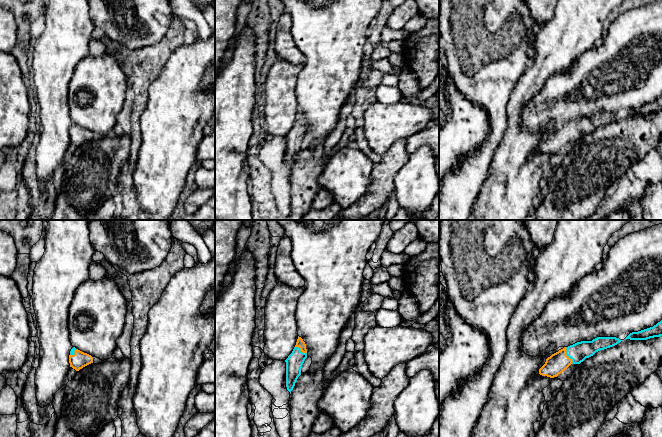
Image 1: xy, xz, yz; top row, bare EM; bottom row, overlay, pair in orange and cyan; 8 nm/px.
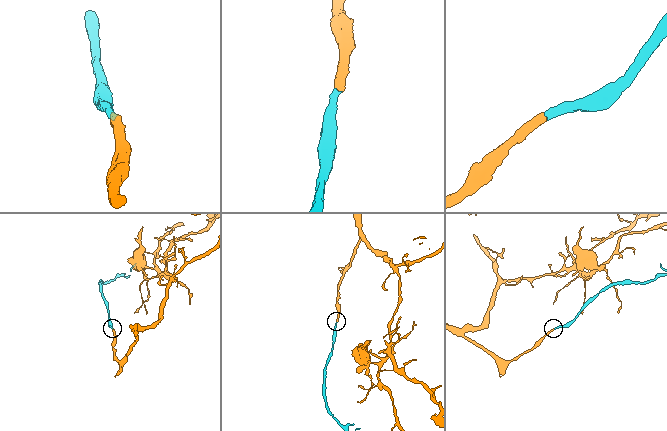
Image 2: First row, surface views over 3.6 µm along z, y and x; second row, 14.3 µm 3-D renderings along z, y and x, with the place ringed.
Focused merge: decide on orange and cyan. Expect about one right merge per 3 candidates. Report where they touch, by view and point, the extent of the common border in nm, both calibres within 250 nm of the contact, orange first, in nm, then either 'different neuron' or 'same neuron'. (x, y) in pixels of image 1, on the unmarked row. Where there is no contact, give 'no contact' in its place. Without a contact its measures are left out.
yz (566, 131) | 150 nm | 160/160 nm | same neuron

